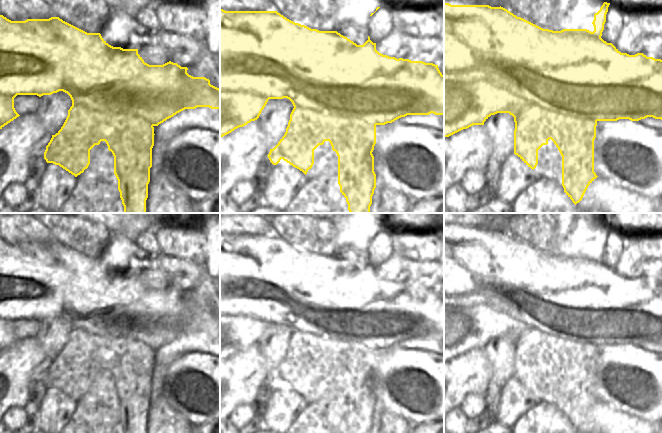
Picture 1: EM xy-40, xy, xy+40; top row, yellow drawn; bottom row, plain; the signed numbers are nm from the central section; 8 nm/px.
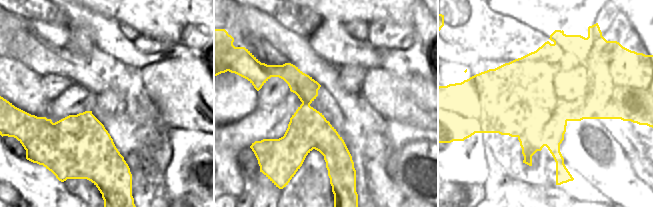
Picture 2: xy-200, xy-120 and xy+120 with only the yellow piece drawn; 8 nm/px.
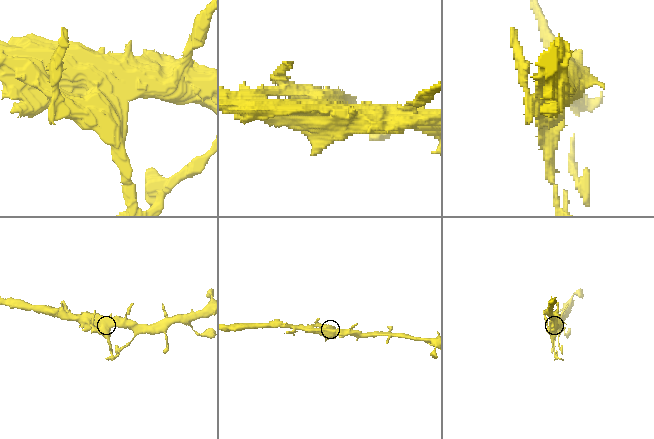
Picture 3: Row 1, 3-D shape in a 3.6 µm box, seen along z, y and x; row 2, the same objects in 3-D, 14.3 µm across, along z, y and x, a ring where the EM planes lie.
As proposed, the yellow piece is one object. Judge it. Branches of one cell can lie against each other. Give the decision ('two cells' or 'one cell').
two cells

